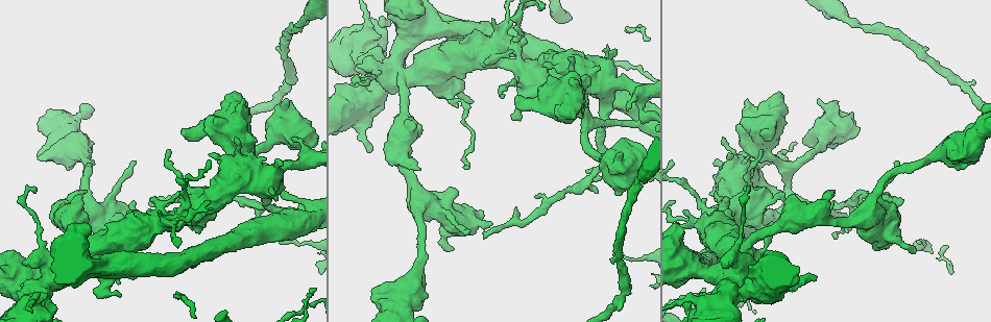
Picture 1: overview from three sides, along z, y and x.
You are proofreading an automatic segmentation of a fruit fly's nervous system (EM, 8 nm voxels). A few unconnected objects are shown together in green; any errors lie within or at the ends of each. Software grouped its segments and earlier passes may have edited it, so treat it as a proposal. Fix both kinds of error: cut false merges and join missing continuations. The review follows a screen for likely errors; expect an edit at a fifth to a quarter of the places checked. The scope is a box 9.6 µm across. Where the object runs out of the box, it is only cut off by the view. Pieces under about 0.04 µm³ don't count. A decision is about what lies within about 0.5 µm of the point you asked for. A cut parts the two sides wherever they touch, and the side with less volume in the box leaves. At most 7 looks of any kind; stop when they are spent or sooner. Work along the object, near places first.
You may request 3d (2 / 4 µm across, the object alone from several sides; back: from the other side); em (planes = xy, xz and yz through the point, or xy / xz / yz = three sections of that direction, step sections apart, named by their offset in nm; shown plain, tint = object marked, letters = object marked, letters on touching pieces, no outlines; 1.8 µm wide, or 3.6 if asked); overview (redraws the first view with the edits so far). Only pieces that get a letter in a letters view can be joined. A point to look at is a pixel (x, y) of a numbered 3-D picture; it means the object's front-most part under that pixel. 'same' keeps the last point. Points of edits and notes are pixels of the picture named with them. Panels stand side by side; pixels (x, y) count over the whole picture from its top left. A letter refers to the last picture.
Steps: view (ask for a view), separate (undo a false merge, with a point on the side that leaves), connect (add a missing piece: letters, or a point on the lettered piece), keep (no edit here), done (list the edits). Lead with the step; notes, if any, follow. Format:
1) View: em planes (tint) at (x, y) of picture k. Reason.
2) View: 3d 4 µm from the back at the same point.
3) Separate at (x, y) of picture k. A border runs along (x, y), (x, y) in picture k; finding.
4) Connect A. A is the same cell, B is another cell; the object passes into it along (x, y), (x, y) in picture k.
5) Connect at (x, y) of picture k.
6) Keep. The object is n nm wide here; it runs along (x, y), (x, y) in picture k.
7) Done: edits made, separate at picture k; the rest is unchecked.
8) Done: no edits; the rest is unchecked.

View: em 3.6 µm planes (tint) at (494, 43) of picture 1. Sudden change in width.

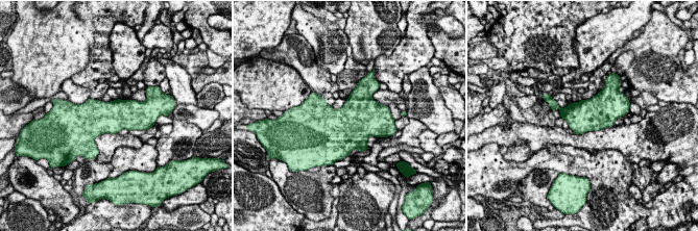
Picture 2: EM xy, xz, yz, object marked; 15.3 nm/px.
View: em 3.6 µm planes (letters) at the same point.

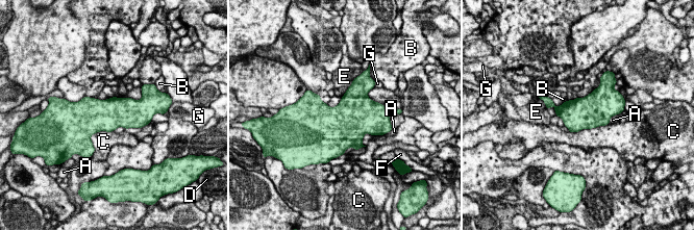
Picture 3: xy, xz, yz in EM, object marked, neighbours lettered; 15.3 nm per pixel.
Keep. A, B, C, D, E, F and G are other cells; a border runs along (610, 123), (574, 132), (568, 131) in picture 3; continuous, no second cell.

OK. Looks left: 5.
View: 3d 4 µm at (53, 274) of picture 1. Calibre changes.

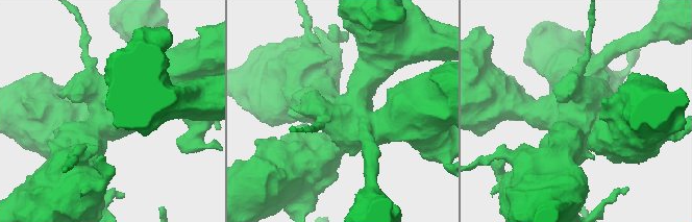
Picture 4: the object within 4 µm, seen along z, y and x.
View: em 3.6 µm xz step 16 (letters) at (110, 115) of picture 4.

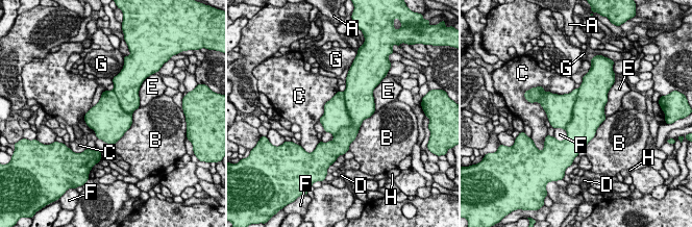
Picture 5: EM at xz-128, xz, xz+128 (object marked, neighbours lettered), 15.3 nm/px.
Keep. A, B, C, D, E, F, G and H are other cells; a border runs along (339, 91), (325, 103), (318, 121) in picture 5; one cell here.

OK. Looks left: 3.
View: em 3.6 µm xy step 16 (letters) at (746, 157) of picture 1.

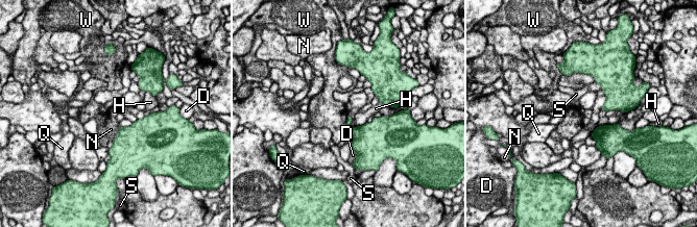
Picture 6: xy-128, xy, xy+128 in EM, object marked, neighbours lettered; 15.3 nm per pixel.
Keep. The longest contact is with N, 260 nm; D, H, N, Q, S and W are other cells; a border runs along (347, 116), (346, 126) in picture 6; none of them fits.

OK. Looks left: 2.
Done: no edits; the rest is unchecked.

